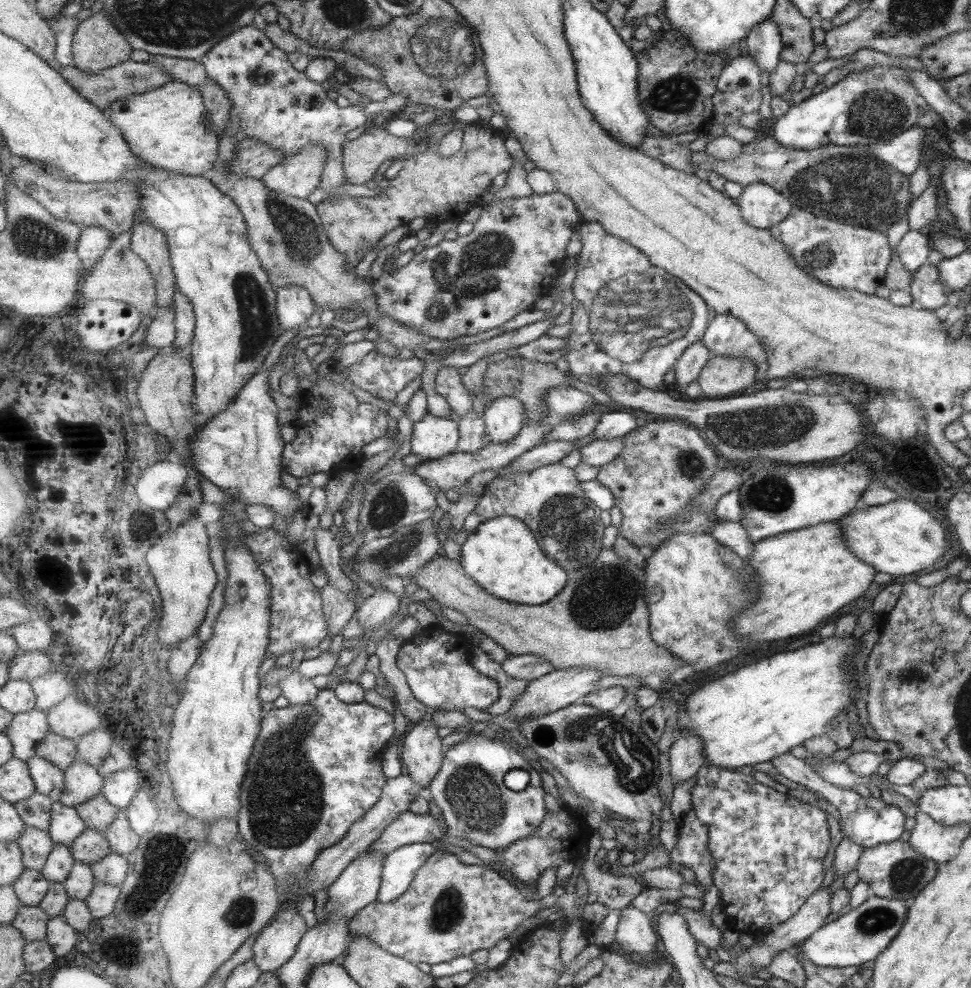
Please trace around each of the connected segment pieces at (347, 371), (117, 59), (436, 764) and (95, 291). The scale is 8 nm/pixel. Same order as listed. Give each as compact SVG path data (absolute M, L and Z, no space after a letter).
M373 350L360 362L340 368L341 374L354 385L369 392L375 398L392 401L405 384L413 382L425 372L425 362L419 358L403 360L389 357Z
M103 10L80 22L80 27L74 36L73 52L75 66L90 73L100 73L105 69L131 61L135 47L131 41L117 28L110 16Z
M429 717L423 719L401 739L400 745L399 759L405 764L408 775L428 788L441 771L447 753L437 723Z
M125 231L112 241L106 255L98 262L89 282L85 282L86 299L112 299L135 306L143 315L153 317L157 310L157 282L149 265L132 249L132 231Z

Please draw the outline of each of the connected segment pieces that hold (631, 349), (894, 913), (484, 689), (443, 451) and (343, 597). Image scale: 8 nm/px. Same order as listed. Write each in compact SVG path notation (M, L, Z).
M583 222L578 230L582 249L577 276L572 284L574 300L571 304L572 319L566 339L569 351L565 360L574 376L582 382L604 389L609 375L627 375L645 388L657 388L661 385L663 374L674 368L681 354L694 343L703 339L708 328L708 306L699 294L692 292L687 285L679 281L672 273L657 268L645 253L621 237L613 236L604 225L598 222Z
M871 896L847 914L824 923L819 930L803 941L800 952L795 955L809 959L816 967L845 968L874 960L899 934L907 918L908 908L903 900Z
M427 632L421 636L414 635L415 642L406 641L397 657L396 666L407 678L415 698L423 702L431 710L462 711L465 708L487 710L499 700L499 684L497 680L485 676L473 668L469 648L465 650L449 650L447 644L439 644L433 640L433 634Z
M427 414L421 422L413 425L411 453L424 459L440 459L458 450L461 431L458 418L453 415L439 418Z
M325 584L321 588L321 598L323 598L323 614L329 626L327 635L333 637L343 632L346 622L356 616L357 608L348 598L347 593L340 591L332 584Z

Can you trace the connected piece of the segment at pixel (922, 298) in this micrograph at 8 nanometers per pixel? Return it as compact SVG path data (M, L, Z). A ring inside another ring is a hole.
M928 262L913 273L908 291L914 306L927 311L935 311L945 305L950 294L949 288L941 284L936 265Z

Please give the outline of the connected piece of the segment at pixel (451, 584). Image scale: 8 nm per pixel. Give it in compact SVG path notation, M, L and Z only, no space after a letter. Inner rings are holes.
M603 549L601 554L598 556L598 561L589 564L589 568L581 568L575 572L575 576L571 576L567 586L561 591L560 595L557 595L555 599L549 601L545 604L540 604L537 606L529 606L526 604L518 604L497 598L492 594L489 594L473 577L470 577L468 573L465 572L461 562L455 562L451 558L447 558L445 555L437 555L431 563L425 564L423 570L417 570L414 572L414 576L408 578L408 581L412 581L418 587L417 590L425 590L430 596L435 599L440 606L448 606L449 608L455 608L462 612L469 620L470 624L480 629L489 638L496 641L497 644L501 645L504 649L508 650L509 653L514 655L526 655L526 654L538 654L540 657L547 659L550 663L555 665L555 670L565 670L571 667L587 667L594 668L603 671L607 675L611 676L638 676L640 679L644 679L648 674L657 675L663 678L662 684L666 681L666 678L675 669L685 665L684 662L677 660L675 656L668 650L665 650L660 645L656 644L652 638L649 638L649 633L651 632L648 624L648 605L644 600L644 584L645 584L645 573L643 569L637 568L637 564L633 561L626 560L625 558L617 555L612 549Z

